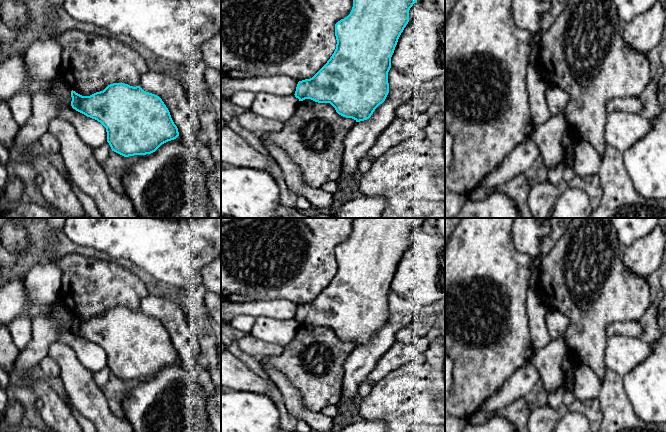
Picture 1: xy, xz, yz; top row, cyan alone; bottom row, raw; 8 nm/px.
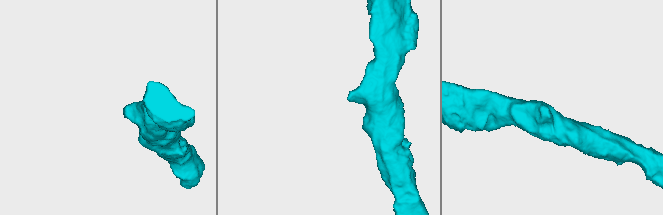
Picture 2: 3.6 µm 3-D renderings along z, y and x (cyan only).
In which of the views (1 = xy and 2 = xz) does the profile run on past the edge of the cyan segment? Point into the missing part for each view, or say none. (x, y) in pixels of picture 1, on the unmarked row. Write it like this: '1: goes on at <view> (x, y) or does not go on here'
1: does not go on here
2: does not go on here

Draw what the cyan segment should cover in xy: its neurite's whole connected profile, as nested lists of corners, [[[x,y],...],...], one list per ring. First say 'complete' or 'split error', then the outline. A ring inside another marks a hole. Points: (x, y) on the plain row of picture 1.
complete; [[[113,307],[90,320],[82,320],[72,314],[71,321],[72,332],[100,346],[106,352],[107,366],[112,375],[124,381],[151,378],[162,368],[179,360],[178,352],[162,323],[140,310]]]

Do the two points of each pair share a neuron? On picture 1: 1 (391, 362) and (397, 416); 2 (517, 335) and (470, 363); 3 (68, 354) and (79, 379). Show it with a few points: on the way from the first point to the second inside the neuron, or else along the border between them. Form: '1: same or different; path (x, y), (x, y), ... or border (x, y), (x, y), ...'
1: different; border (404, 364), (389, 371), (372, 383)
2: same; path (505, 337), (495, 346), (491, 346), (482, 355)
3: same; path (68, 360), (73, 373)

